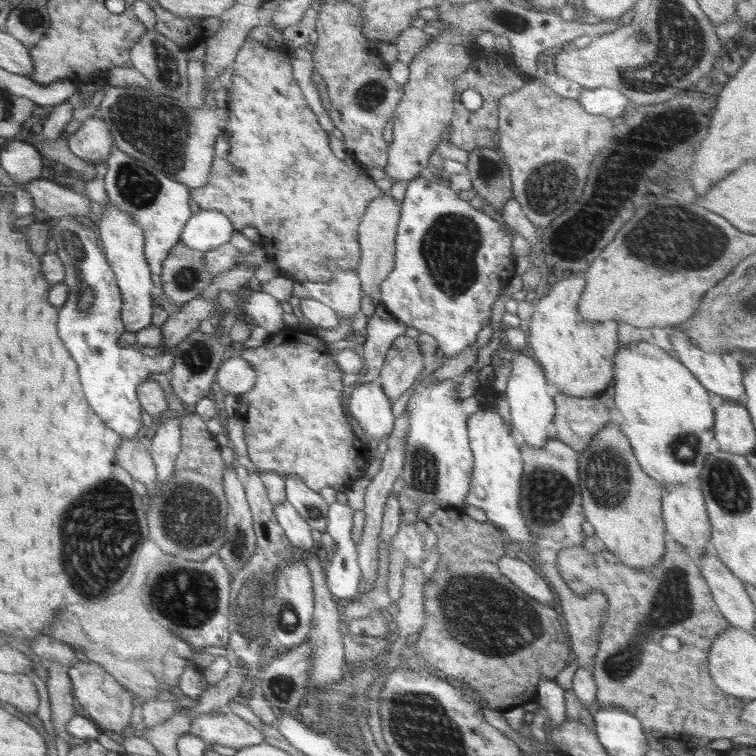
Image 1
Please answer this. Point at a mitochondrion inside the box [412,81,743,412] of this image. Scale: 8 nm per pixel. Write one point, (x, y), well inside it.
(714, 240)

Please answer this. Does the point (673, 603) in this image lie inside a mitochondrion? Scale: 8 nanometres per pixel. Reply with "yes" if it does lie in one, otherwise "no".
yes

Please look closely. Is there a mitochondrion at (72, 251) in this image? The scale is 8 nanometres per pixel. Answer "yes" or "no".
yes

